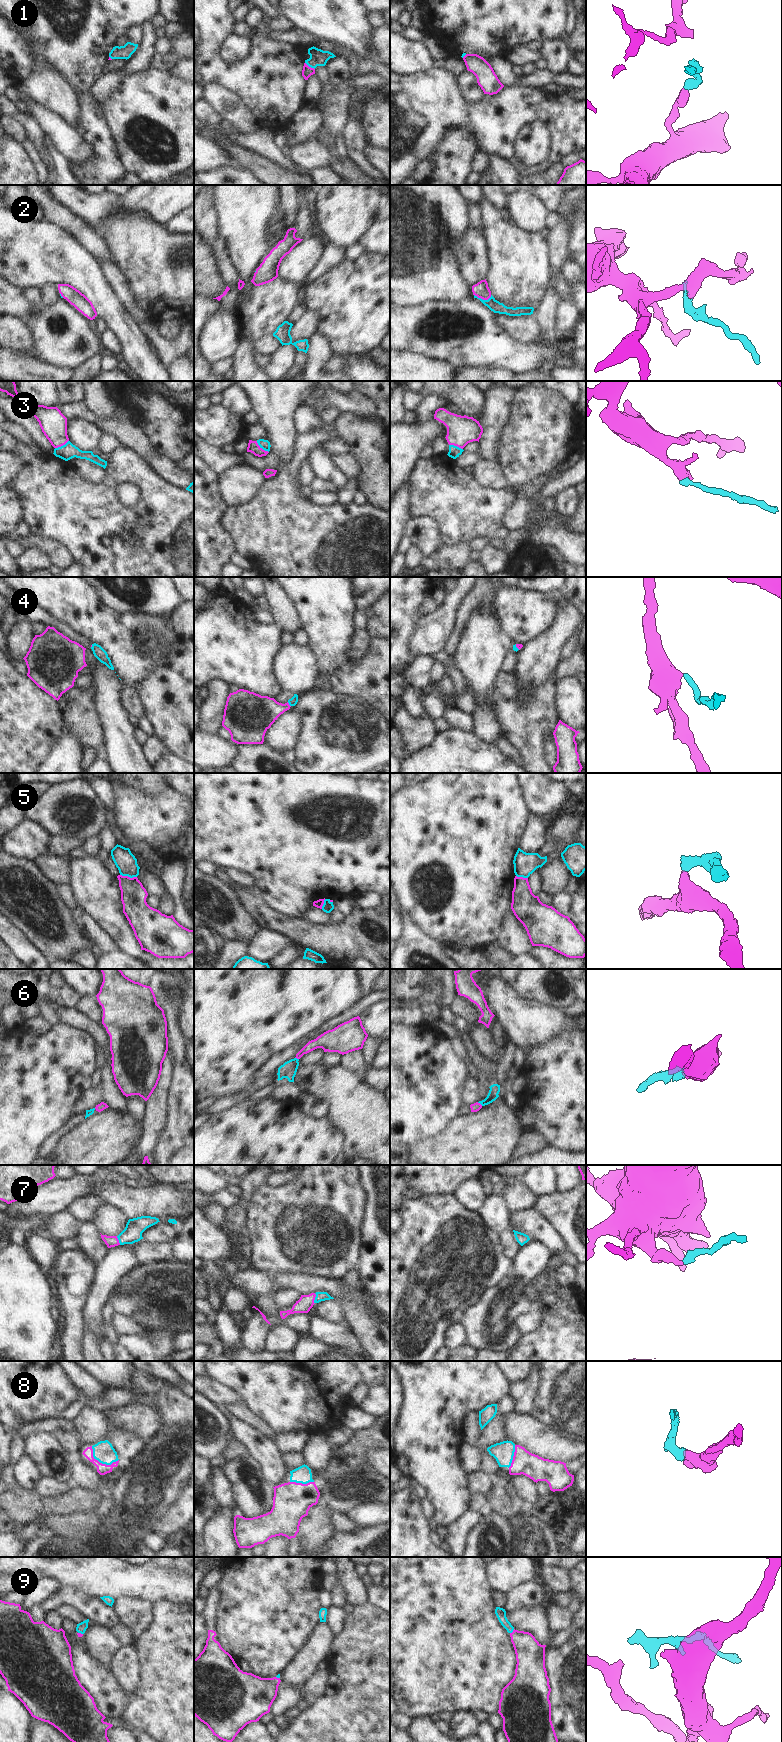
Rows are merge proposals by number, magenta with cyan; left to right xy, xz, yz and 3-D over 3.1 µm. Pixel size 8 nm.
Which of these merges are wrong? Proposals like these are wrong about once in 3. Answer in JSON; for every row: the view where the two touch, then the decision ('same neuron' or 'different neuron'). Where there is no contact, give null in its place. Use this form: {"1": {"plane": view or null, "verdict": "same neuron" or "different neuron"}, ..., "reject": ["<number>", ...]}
{"1": {"plane": "xz", "verdict": "same neuron"}, "2": {"plane": "yz", "verdict": "same neuron"}, "3": {"plane": "xz", "verdict": "same neuron"}, "4": {"plane": "xz", "verdict": "same neuron"}, "5": {"plane": "xy", "verdict": "different neuron"}, "6": {"plane": "yz", "verdict": "same neuron"}, "7": {"plane": "xz", "verdict": "same neuron"}, "8": {"plane": "xy", "verdict": "same neuron"}, "9": {"plane": "yz", "verdict": "same neuron"}, "reject": ["5"]}

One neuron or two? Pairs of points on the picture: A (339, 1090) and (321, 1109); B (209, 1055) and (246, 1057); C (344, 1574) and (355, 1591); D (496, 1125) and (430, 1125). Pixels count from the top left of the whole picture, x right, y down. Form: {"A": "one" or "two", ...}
{"A": "two", "B": "one", "C": "one", "D": "two"}

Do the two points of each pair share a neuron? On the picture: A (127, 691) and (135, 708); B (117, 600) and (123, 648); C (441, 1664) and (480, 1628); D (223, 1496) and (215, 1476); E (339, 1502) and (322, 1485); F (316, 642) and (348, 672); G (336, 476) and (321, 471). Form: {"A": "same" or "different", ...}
{"A": "same", "B": "different", "C": "same", "D": "same", "E": "same", "F": "different", "G": "same"}

